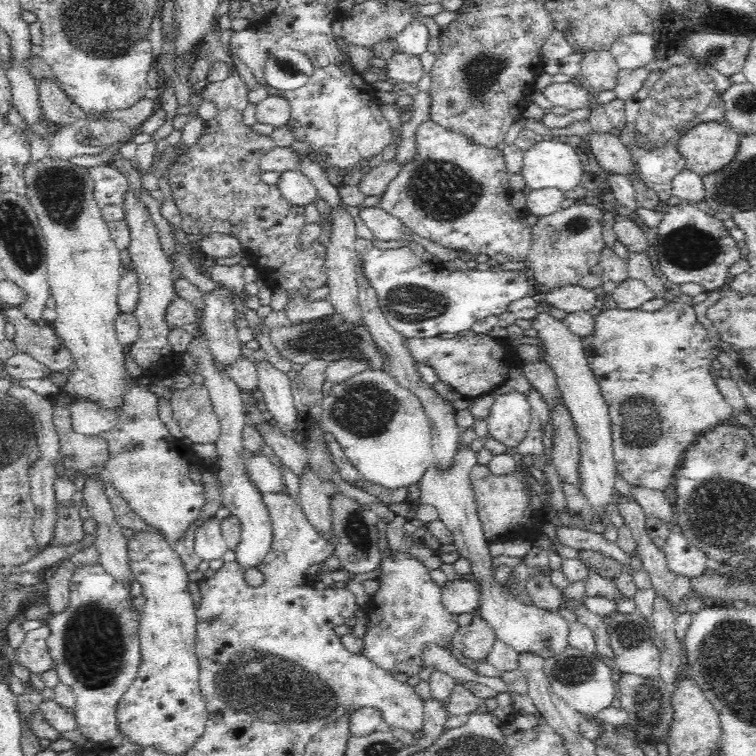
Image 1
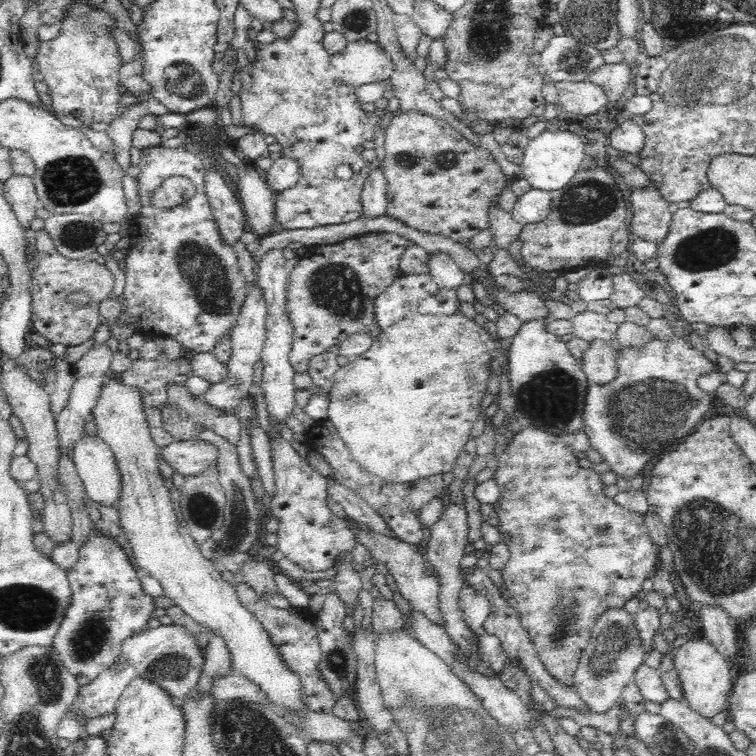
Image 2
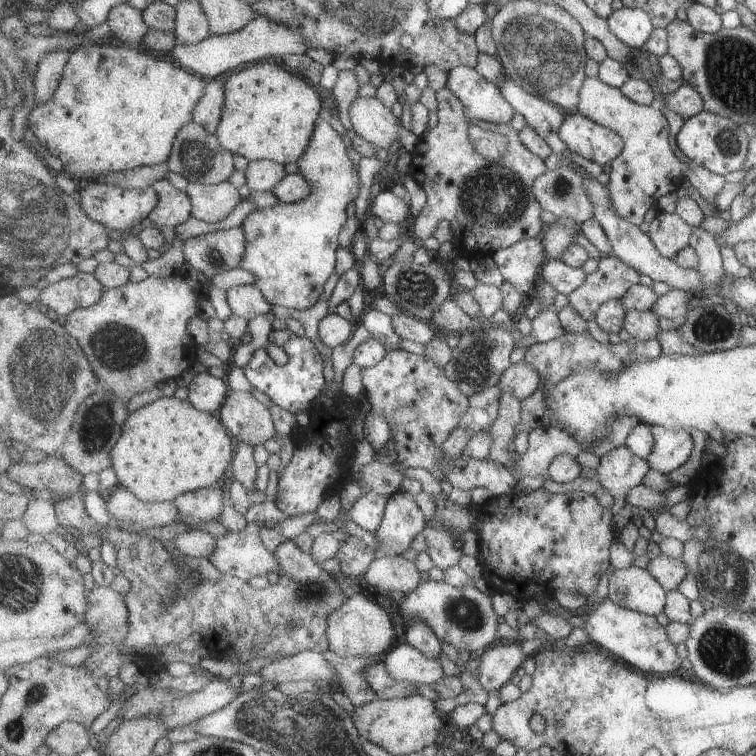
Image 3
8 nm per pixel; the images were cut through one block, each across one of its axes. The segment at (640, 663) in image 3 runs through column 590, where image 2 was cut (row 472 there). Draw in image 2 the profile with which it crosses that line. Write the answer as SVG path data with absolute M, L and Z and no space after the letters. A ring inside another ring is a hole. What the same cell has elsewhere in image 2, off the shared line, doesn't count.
M654 338L648 347L621 348L617 354L619 376L608 384L589 384L584 410L584 432L611 470L618 476L634 478L644 465L654 457L659 457L666 449L691 434L712 407L714 394L702 390L697 380L702 375L715 371L714 363L707 358L707 349L698 351L690 347L684 339L674 338L662 342Z

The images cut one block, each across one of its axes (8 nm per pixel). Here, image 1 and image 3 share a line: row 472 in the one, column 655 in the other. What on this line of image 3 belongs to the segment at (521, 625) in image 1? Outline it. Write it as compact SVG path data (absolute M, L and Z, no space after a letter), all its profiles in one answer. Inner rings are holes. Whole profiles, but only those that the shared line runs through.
M651 425L655 437L653 452L646 458L652 469L663 474L671 474L675 468L683 466L693 450L695 442L689 431L665 428L663 425Z

